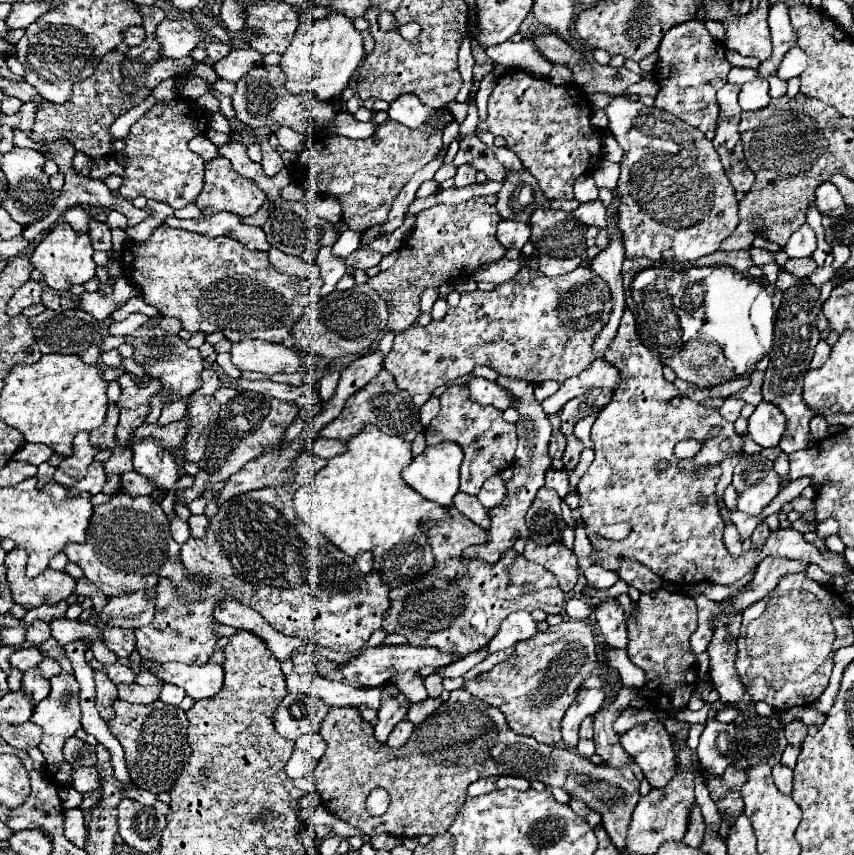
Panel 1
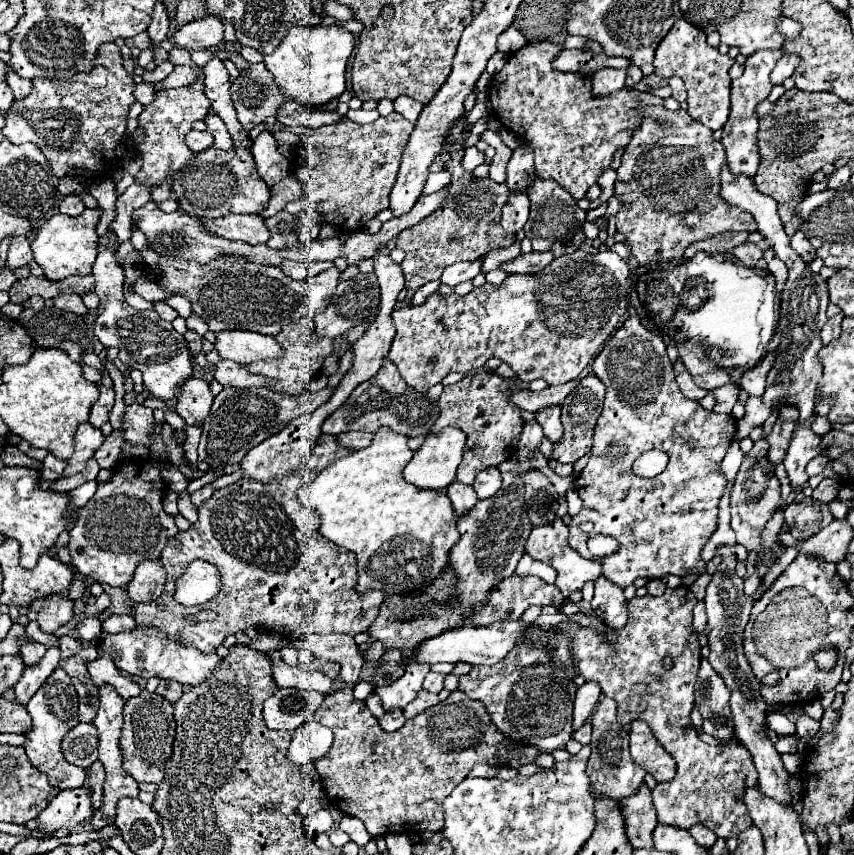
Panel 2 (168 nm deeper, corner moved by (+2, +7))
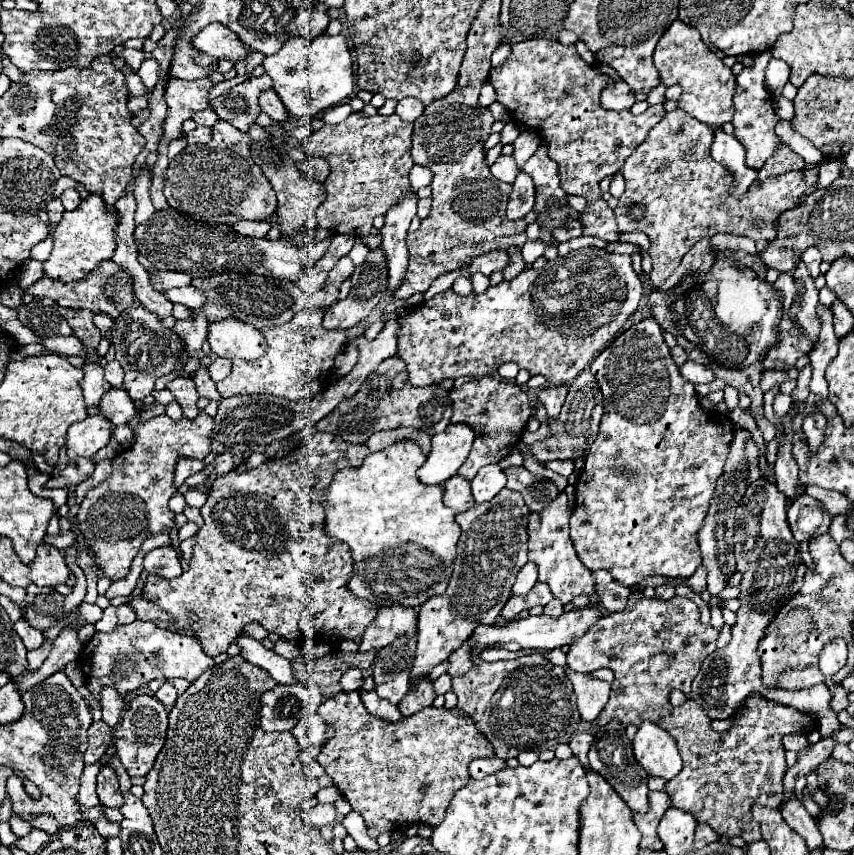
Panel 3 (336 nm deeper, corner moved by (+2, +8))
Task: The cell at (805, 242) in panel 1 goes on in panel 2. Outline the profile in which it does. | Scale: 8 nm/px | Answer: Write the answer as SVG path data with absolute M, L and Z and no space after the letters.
M796 232L796 234L790 238L790 246L792 246L806 262L812 262L812 260L816 258L816 252L814 252L810 240L806 240L804 232Z

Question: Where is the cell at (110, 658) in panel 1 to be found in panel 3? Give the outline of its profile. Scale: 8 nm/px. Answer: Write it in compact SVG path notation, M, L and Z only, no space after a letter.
M112 687L102 689L102 721L106 721L110 727L116 727L120 723L122 709L124 709L122 695Z

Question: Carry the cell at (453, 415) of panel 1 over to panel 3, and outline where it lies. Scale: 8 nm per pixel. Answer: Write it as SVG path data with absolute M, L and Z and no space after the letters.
M482 377L470 383L464 383L460 389L450 391L450 399L454 401L454 415L452 421L468 423L474 433L474 445L464 461L464 465L458 469L458 475L464 479L474 479L474 475L490 463L500 463L506 455L512 453L512 449L518 445L528 419L532 417L532 407L526 391L518 385L498 381L494 377Z

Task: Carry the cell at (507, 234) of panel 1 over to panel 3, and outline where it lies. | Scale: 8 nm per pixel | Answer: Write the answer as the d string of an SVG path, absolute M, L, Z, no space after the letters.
M524 171L516 177L514 189L510 193L506 217L508 219L522 219L534 207L534 181Z

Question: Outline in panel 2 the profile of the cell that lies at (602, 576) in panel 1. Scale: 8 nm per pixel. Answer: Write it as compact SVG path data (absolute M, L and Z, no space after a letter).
M556 518L552 524L536 526L530 532L528 540L526 540L526 552L534 560L550 564L558 572L556 586L560 588L560 592L564 594L564 598L568 598L574 590L580 590L584 586L584 582L588 582L588 580L596 582L598 576L602 576L602 564L598 560L586 560L580 554L576 554L574 548L570 548L570 544L568 544L568 526L560 518Z

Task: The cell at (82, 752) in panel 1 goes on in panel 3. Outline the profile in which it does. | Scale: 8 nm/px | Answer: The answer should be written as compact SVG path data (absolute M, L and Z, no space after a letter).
M94 721L88 729L88 749L84 755L84 763L96 763L100 761L112 747L114 731L104 721Z

